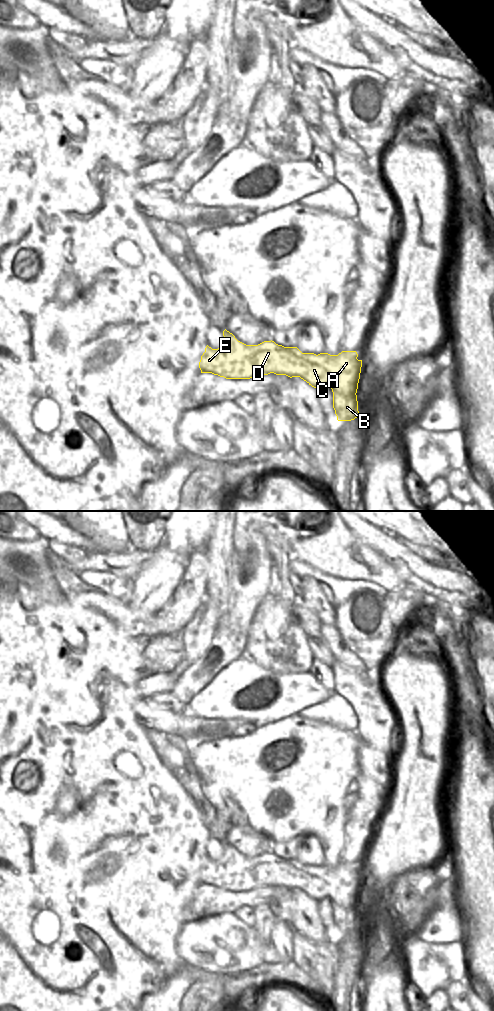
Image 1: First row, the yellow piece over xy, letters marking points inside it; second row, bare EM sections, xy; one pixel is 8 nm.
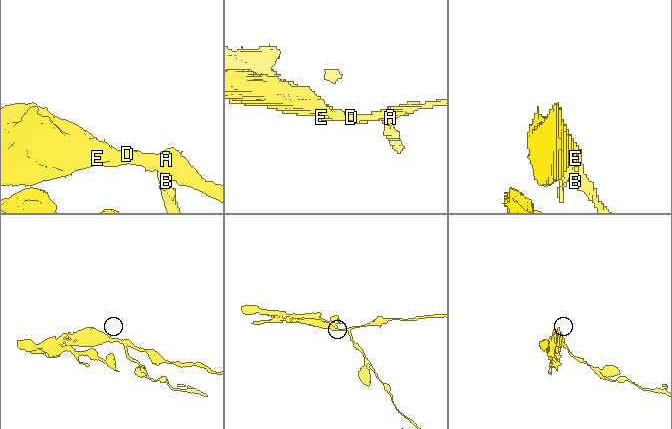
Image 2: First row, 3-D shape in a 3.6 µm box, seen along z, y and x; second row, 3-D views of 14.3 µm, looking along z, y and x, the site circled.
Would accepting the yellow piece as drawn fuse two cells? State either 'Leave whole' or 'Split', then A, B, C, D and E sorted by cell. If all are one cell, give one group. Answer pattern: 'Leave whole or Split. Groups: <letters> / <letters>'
Split. Groups: A C D E / B

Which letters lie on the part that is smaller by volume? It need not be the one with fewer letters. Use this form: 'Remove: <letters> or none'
Remove: B

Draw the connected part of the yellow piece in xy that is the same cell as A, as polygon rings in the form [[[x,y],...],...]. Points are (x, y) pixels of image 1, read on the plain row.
[[[223,843],[223,856],[218,861],[208,857],[201,868],[199,880],[201,885],[212,885],[226,891],[250,891],[258,887],[286,887],[290,890],[300,889],[316,901],[328,898],[346,907],[357,905],[362,872],[358,872],[356,863],[342,863],[338,867],[328,865],[302,865],[297,859],[284,859],[274,853],[264,853],[258,857],[246,857],[235,848]]]

